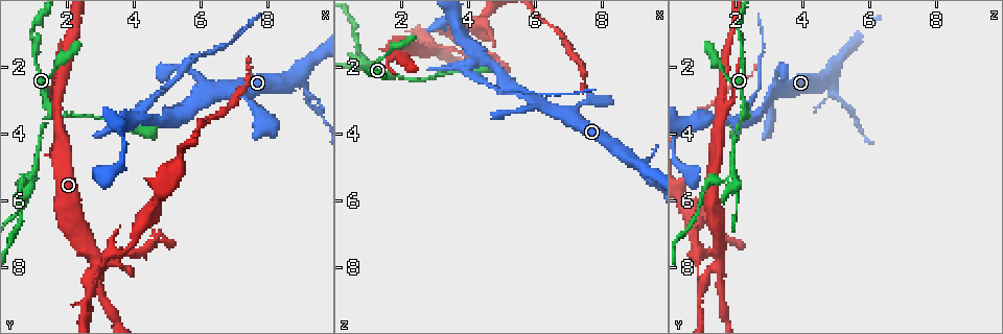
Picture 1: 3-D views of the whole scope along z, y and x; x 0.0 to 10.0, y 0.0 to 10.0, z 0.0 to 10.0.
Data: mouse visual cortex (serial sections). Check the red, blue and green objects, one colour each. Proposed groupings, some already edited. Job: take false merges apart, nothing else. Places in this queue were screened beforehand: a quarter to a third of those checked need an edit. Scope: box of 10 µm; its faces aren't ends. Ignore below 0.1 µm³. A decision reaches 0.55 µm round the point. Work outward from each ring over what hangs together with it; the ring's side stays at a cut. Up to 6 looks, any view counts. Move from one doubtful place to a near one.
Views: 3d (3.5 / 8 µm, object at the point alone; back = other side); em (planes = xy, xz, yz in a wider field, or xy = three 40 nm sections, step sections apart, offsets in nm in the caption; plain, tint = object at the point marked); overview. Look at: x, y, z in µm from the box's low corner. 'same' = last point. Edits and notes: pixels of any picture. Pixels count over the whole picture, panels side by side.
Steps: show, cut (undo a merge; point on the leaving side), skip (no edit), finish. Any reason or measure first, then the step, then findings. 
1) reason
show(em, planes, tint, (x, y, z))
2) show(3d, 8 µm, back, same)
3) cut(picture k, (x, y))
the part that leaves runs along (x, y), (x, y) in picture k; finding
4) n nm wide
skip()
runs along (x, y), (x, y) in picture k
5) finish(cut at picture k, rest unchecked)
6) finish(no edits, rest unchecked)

sharp bend
show(3d, 3.5 µm, (1.45, 3.35, 2.20))

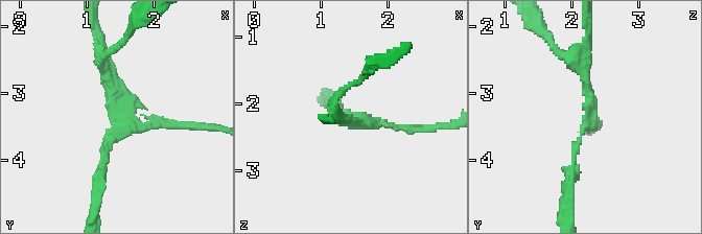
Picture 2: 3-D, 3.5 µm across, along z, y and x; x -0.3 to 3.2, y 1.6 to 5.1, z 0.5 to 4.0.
3 arms; arms of 100, 100, 150 nm
show(em, xy, step 1, tint, (1.50, 3.40, 2.25))

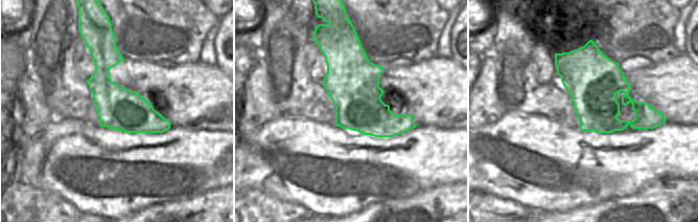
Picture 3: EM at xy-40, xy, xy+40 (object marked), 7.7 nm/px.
skip()
runs along (578, 54), (588, 122), (569, 180) in picture 2; continuous, no second cell

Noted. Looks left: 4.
two arms in line, one across
show(3d, 3.5 µm, (0.95, 5.15, 1.95))

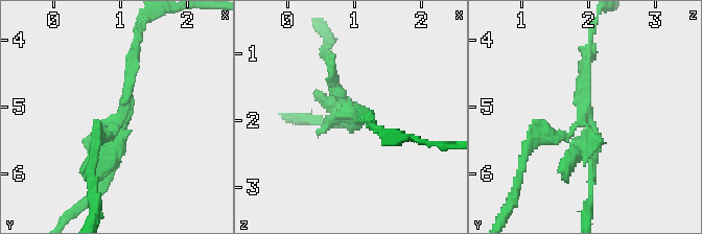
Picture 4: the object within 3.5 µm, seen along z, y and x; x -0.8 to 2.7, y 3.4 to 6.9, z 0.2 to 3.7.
shape alone is not enough
show(em, xy, step 3, tint, (1.05, 5.10, 1.95))

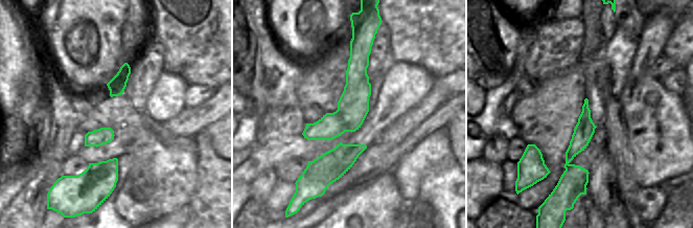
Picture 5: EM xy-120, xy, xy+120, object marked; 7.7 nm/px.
cut(picture 4, (85, 171))
the part that leaves runs along (119, 120), (90, 174) in picture 4; a second cell is stuck on

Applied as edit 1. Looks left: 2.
finish(cut at picture 4, rest unchecked)

